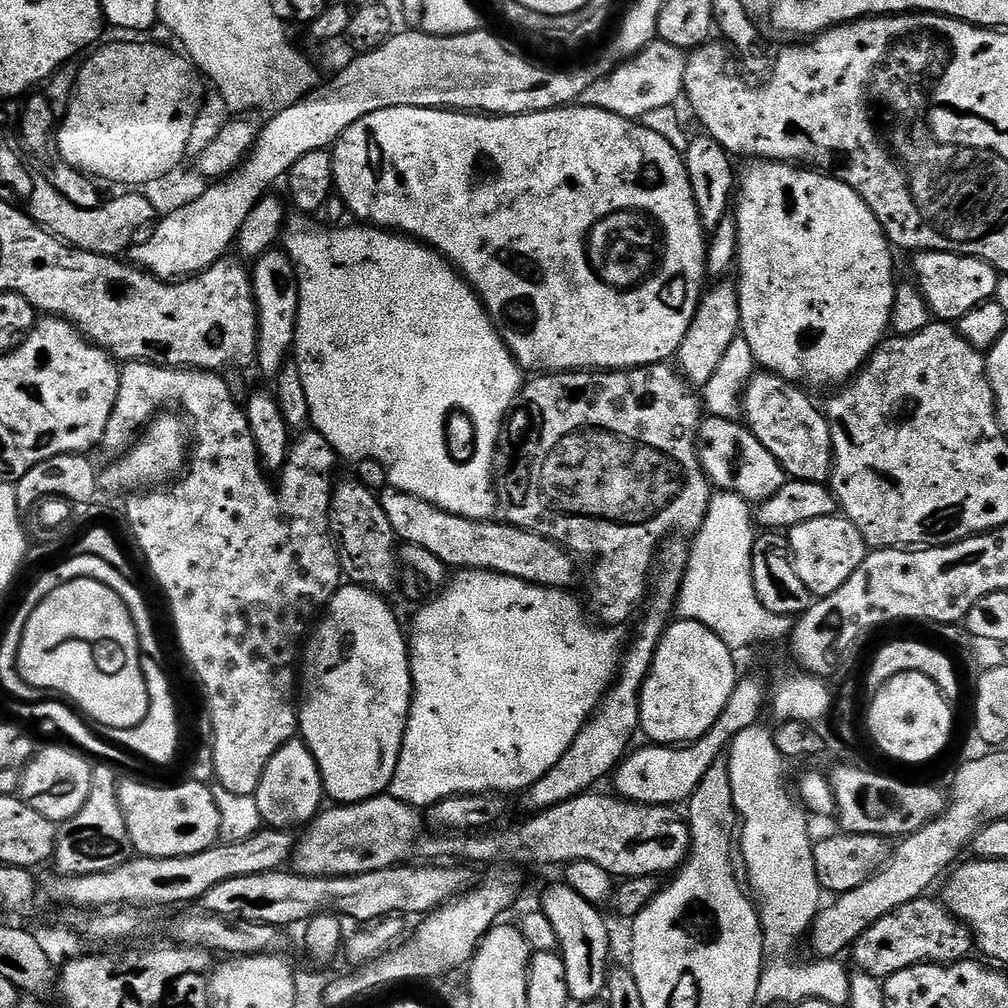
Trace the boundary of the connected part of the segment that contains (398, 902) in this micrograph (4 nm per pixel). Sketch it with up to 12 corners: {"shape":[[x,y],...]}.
{"shape":[[471,867],[226,878],[213,916],[304,926],[423,917],[464,895]]}

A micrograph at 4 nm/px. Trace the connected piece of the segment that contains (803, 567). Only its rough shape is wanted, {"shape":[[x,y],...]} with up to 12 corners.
{"shape":[[843,514],[787,529],[816,598],[842,590],[870,551]]}

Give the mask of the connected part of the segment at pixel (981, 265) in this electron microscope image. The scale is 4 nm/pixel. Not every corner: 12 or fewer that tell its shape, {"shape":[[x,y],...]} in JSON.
{"shape":[[917,252],[914,283],[937,321],[995,297],[985,260]]}

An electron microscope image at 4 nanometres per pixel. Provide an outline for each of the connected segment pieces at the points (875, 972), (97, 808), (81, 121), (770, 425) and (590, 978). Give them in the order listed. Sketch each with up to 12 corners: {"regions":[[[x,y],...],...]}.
{"regions":[[[921,898],[874,922],[850,949],[887,978],[973,955],[967,924]],[[93,767],[90,798],[59,825],[54,864],[102,874],[133,855],[117,769]],[[159,43],[97,47],[54,132],[63,163],[143,186],[198,112]],[[761,371],[748,431],[793,480],[828,484],[827,415],[803,387]],[[568,884],[540,911],[557,931],[569,999],[599,999],[611,957],[601,909]]]}

